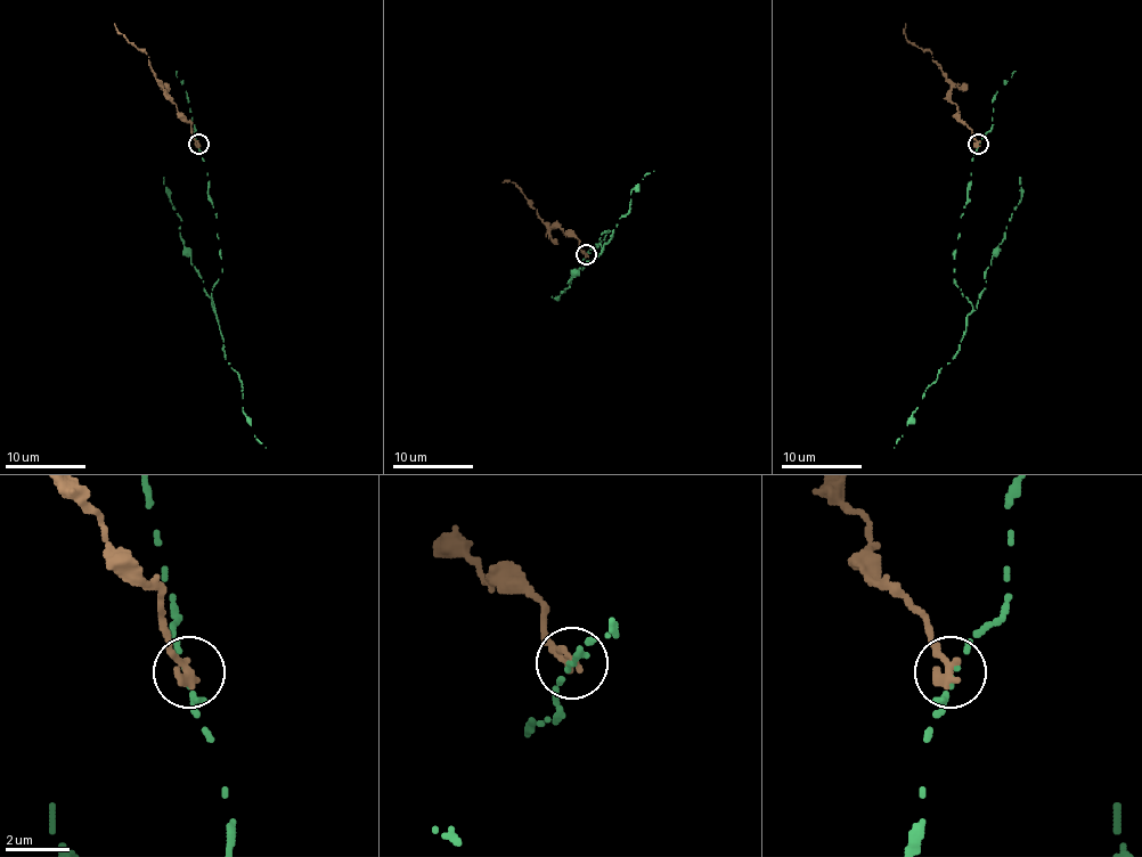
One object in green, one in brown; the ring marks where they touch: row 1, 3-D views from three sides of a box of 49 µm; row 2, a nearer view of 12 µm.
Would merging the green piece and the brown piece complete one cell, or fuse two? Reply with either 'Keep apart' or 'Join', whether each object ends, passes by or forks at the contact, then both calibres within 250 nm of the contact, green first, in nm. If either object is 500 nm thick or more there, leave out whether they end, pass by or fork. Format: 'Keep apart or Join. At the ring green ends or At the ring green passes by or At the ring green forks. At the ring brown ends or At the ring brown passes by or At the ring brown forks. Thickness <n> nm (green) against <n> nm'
Keep apart. At the ring green passes by. At the ring brown ends. Thickness 140 nm (green) against 360 nm

